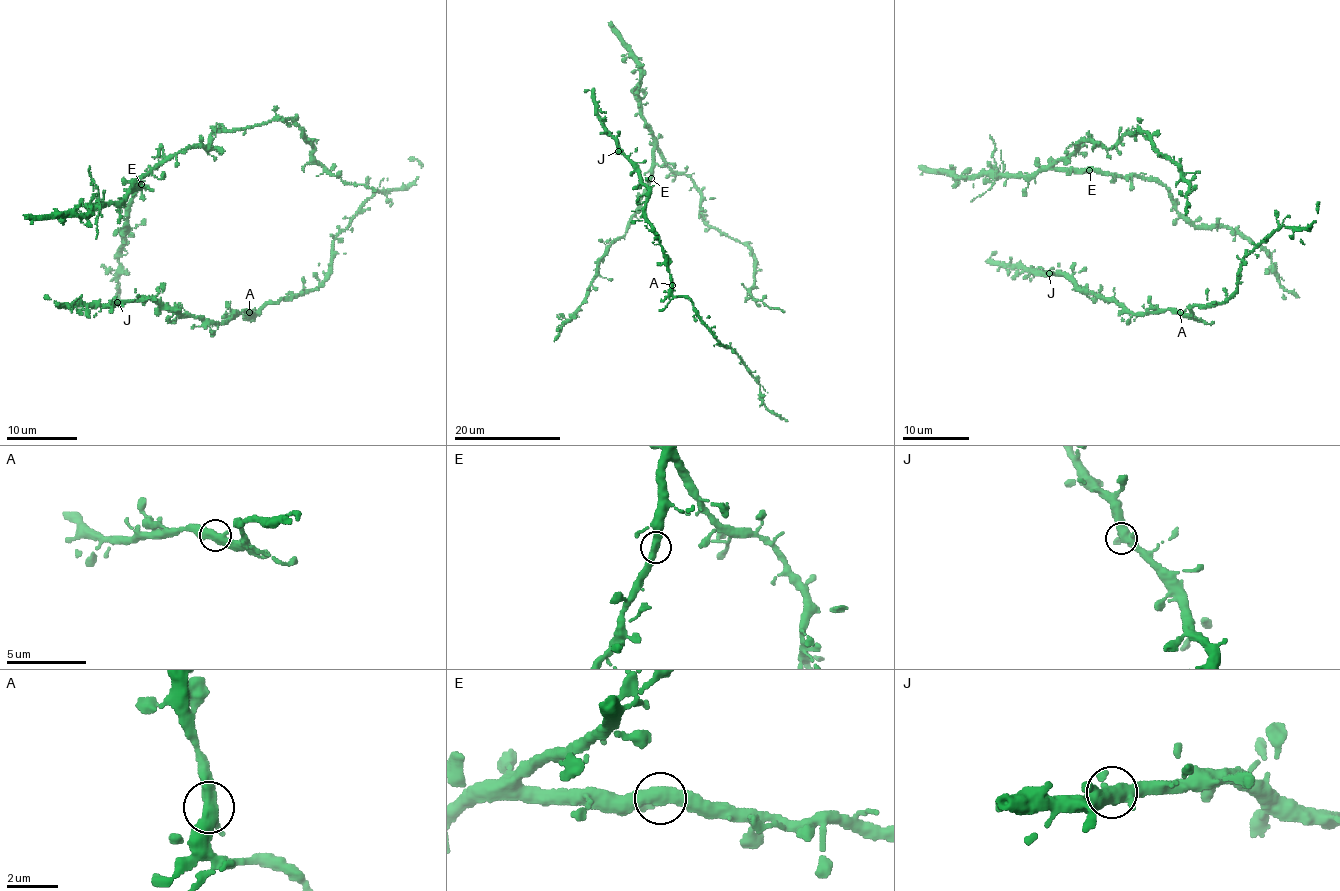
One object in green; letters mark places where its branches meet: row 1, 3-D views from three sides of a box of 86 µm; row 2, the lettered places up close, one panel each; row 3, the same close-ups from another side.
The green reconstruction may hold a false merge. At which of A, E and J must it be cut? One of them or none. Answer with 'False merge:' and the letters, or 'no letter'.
False merge: no letter

